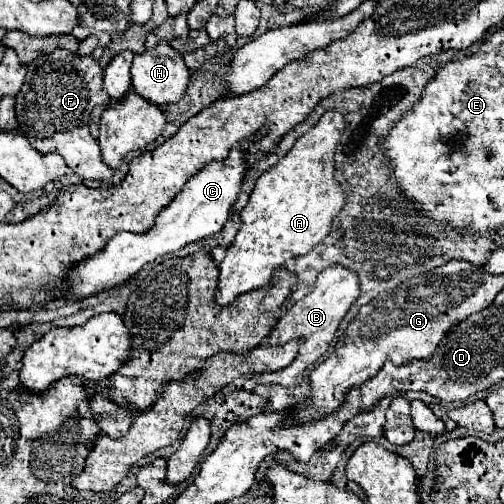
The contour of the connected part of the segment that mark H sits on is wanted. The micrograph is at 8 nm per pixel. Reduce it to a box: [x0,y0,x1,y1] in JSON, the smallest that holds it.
[132,42,190,108]

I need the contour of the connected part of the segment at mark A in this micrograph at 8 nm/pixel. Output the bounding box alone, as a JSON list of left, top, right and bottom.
[214,112,344,306]

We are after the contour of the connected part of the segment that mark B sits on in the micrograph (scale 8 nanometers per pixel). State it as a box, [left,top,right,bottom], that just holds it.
[244,266,360,390]

